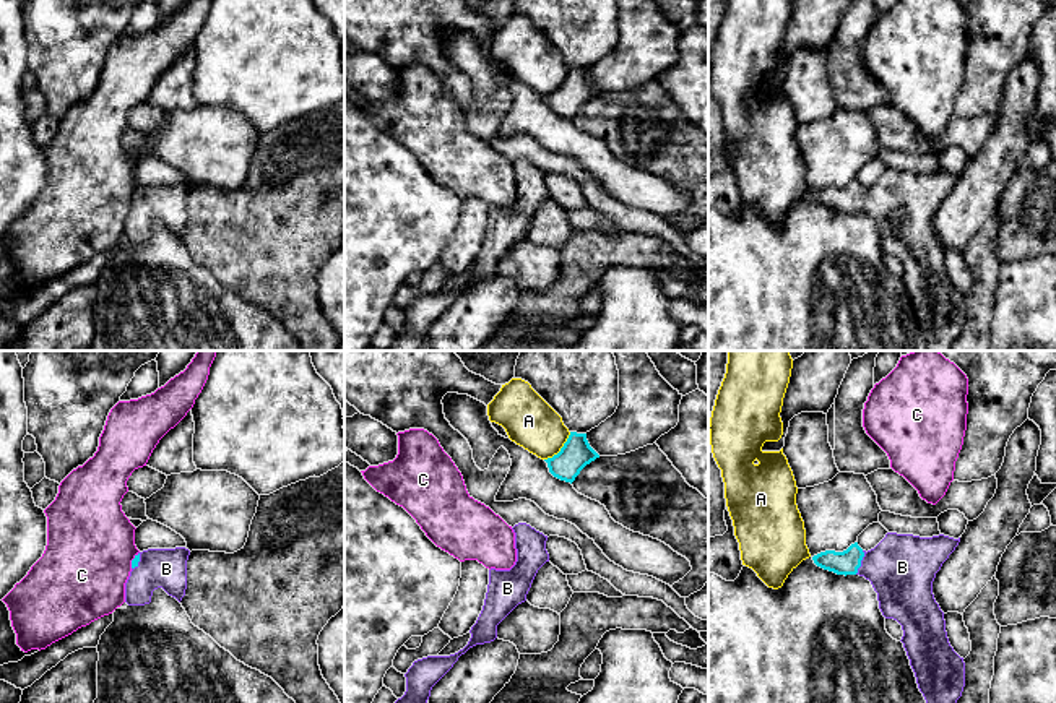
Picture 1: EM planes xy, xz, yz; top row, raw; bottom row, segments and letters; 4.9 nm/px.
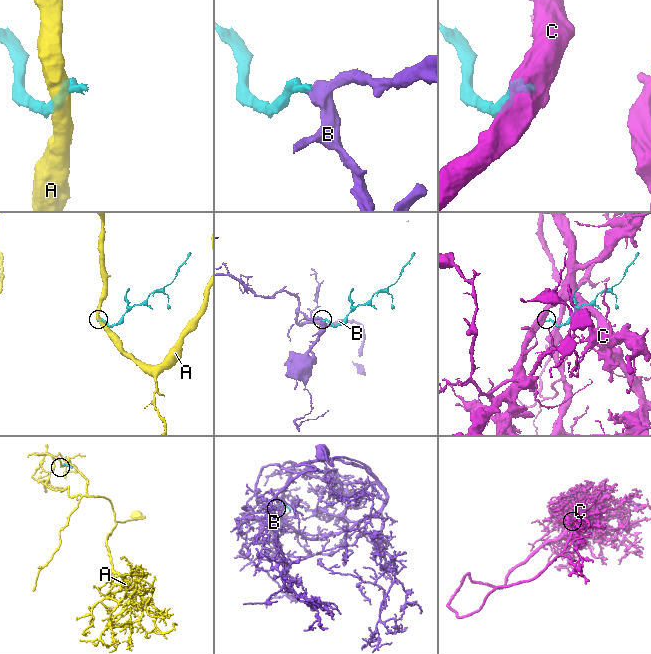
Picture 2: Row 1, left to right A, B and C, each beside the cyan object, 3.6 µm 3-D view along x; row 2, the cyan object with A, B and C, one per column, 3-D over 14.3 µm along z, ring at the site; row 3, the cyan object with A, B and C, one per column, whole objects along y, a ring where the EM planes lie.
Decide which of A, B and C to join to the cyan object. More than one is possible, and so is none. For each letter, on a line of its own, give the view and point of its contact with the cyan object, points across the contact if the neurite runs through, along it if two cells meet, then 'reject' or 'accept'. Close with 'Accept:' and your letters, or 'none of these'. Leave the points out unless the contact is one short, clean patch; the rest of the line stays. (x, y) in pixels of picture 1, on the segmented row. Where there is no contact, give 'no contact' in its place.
A: contact xz (561, 448); reject
B: contact yz (860, 562); way yz (847, 562), (860, 562), (902, 567); accept
C: contact xy (132, 560); border xy (138, 554), (130, 567); reject
Accept: B

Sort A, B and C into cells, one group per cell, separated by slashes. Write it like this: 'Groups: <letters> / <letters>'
Groups: A / B / C

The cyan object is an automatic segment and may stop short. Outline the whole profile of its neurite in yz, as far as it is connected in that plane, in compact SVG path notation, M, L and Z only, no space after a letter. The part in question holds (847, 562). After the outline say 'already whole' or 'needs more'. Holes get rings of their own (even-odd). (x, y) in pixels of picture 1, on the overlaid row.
M887 533L885 537L871 550L863 550L858 542L843 552L825 550L812 557L814 563L837 575L859 575L871 581L877 593L879 609L885 619L894 619L902 625L902 643L915 672L916 684L926 703L957 703L965 687L965 662L949 643L944 612L933 594L933 581L942 563L959 546L960 537L954 539L944 534L920 537L913 534Z; needs more

